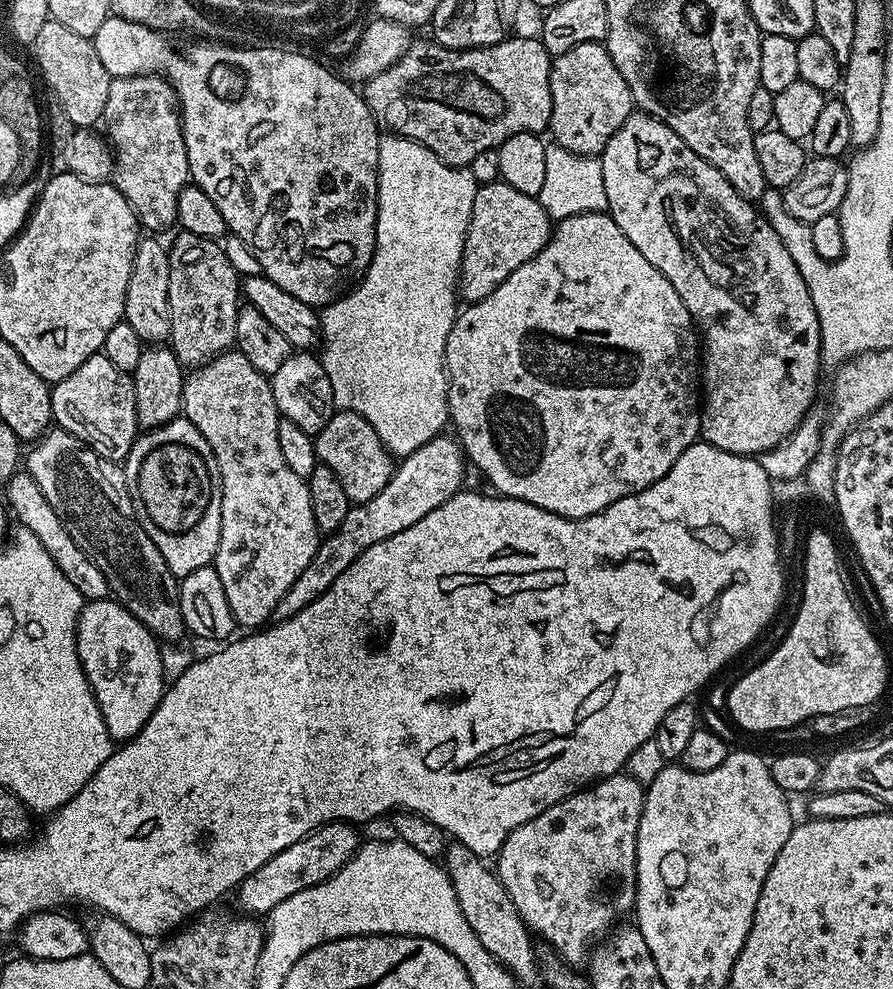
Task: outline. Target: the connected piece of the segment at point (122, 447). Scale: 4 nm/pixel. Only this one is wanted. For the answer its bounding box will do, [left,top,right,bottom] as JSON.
[51,351,138,461]

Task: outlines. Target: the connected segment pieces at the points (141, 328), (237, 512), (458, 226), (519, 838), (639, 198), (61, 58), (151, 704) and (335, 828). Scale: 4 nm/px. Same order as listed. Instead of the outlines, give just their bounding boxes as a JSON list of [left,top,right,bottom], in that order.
[[123,238,171,346],[180,350,322,629],[318,134,477,458],[494,774,645,966],[598,110,822,457],[30,18,113,129],[76,598,166,742],[234,820,362,918]]

